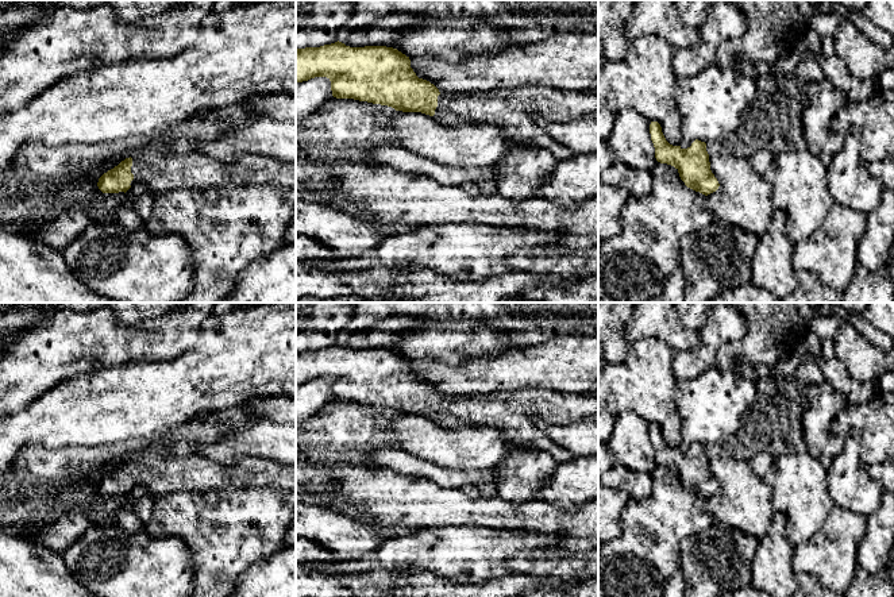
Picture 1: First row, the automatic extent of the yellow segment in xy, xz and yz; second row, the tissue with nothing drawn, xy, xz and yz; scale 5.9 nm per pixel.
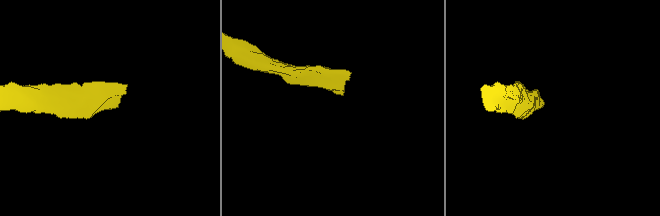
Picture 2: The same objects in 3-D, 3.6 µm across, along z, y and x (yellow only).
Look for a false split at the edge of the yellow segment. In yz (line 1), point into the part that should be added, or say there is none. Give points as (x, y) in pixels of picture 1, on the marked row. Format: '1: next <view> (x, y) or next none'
1: next none

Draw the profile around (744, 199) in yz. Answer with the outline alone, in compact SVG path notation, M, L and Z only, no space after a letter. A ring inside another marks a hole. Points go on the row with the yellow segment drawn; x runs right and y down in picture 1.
M725 147L718 154L710 155L709 162L710 170L720 184L716 192L706 196L712 217L744 230L760 239L775 211L770 184L754 170L750 155L739 149Z

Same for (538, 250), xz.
M598 246L585 250L535 247L508 259L513 271L554 276L598 274Z

